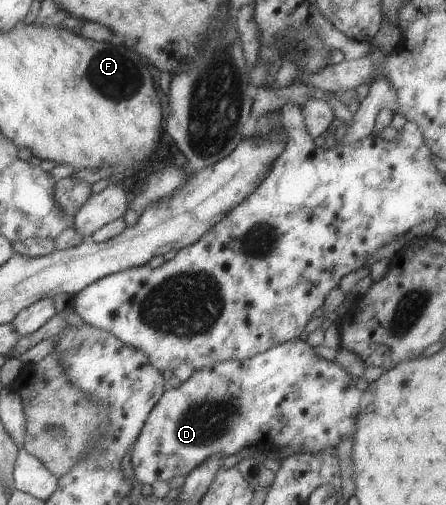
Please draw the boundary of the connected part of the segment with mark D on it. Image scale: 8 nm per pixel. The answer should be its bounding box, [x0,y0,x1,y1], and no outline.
[130,338,362,485]

